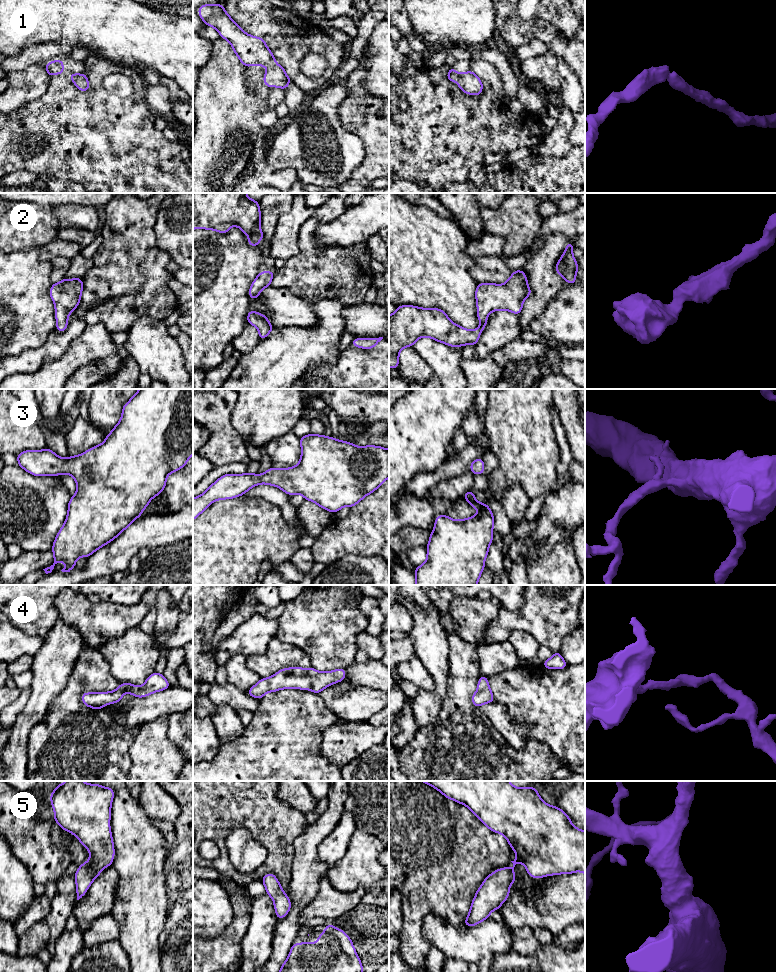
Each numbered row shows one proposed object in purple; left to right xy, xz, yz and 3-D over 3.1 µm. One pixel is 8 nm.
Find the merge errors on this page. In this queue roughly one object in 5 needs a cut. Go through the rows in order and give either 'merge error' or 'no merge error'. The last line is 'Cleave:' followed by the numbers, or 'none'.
1: no merge error
2: no merge error
3: no merge error
4: no merge error
5: no merge error
Cleave: none

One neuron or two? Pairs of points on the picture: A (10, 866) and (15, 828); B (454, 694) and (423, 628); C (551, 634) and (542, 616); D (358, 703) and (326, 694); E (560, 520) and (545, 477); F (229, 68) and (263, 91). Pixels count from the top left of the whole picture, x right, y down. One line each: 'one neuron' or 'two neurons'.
A: two neurons
B: two neurons
C: one neuron
D: one neuron
E: two neurons
F: two neurons

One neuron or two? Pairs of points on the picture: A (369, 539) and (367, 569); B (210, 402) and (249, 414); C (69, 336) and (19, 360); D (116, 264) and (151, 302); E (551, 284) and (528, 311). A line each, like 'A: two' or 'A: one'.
A: two
B: two
C: one
D: one
E: one

